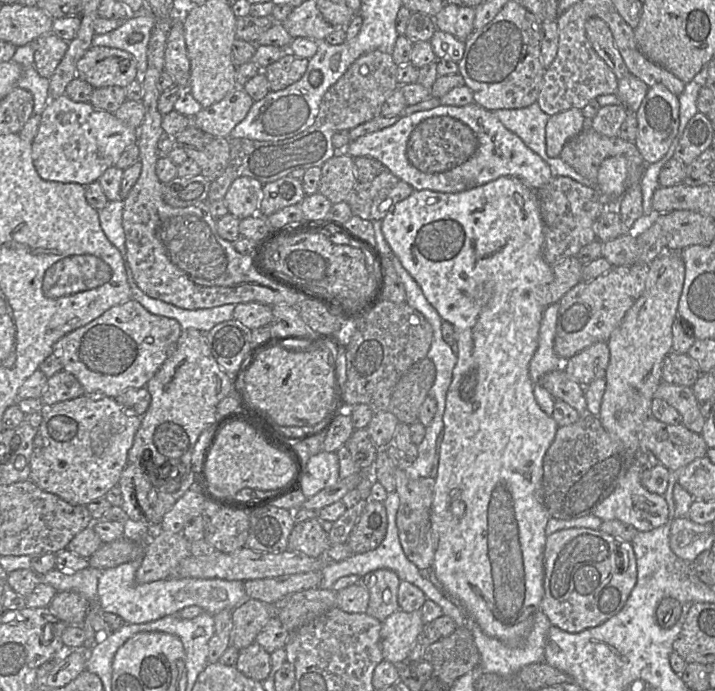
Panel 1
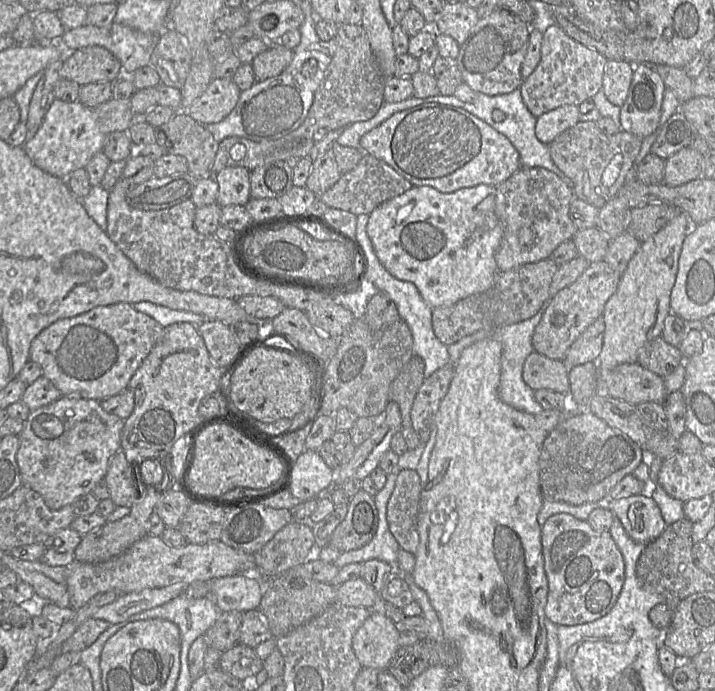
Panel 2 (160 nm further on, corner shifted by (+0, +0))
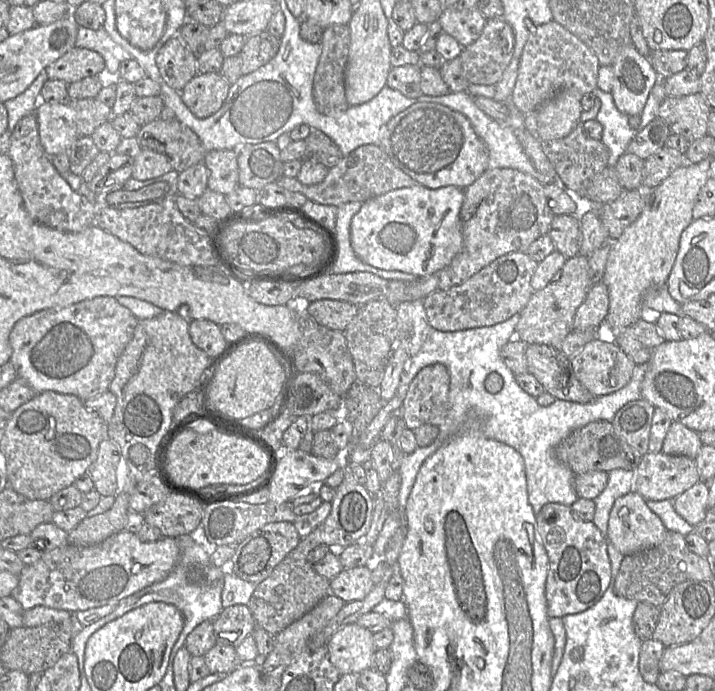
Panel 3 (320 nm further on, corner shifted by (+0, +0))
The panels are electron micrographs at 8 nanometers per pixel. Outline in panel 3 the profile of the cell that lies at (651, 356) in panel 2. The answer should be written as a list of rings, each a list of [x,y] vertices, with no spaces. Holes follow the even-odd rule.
[[[642,318],[615,336],[615,343],[637,365],[647,365],[654,348],[664,341],[657,325]]]

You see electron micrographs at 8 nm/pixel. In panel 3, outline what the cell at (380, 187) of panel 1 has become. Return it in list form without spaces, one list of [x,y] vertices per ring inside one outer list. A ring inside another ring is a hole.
[[[376,144],[362,145],[352,151],[334,167],[325,179],[315,185],[304,185],[296,178],[281,176],[276,183],[290,192],[303,194],[307,199],[323,205],[339,207],[348,202],[365,202],[384,193],[418,184],[395,166],[388,154]]]

